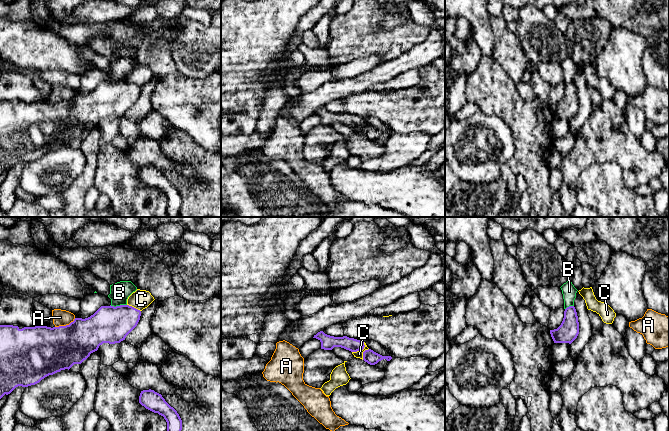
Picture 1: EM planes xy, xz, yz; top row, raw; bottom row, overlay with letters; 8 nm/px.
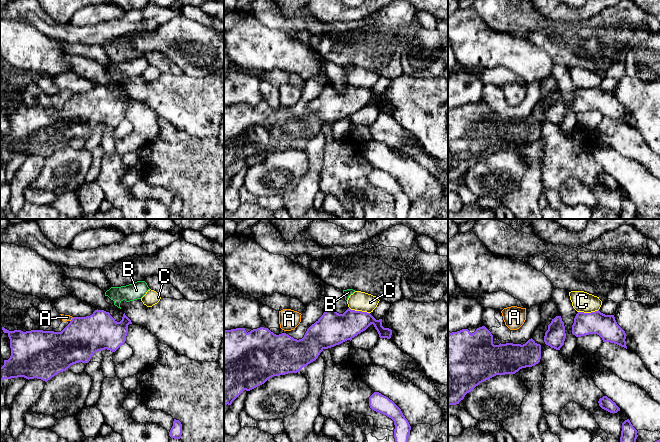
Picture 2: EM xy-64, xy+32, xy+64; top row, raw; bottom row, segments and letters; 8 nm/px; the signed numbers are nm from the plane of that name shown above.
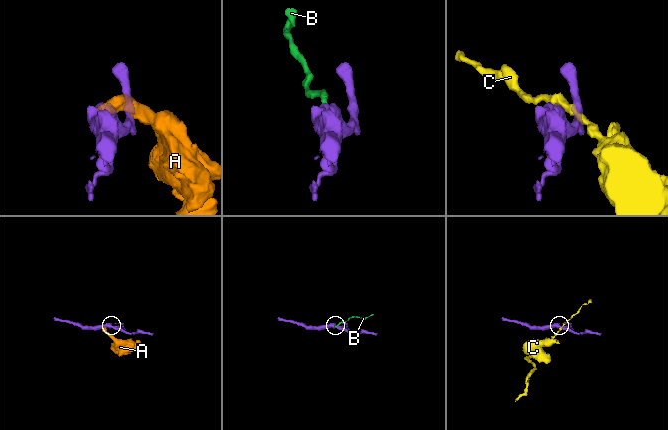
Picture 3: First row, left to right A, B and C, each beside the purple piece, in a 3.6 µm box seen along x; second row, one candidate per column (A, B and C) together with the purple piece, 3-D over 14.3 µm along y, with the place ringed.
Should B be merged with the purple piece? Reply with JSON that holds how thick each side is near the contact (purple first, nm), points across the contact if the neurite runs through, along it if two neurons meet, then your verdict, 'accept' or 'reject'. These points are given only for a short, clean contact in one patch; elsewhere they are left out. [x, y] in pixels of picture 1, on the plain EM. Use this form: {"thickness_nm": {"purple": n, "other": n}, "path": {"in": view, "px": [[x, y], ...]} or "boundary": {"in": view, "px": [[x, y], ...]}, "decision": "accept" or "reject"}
{"thickness_nm": {"purple": 300, "other": 160}, "boundary": {"in": "xy", "px": [[126, 80], [110, 81]]}, "decision": "reject"}

